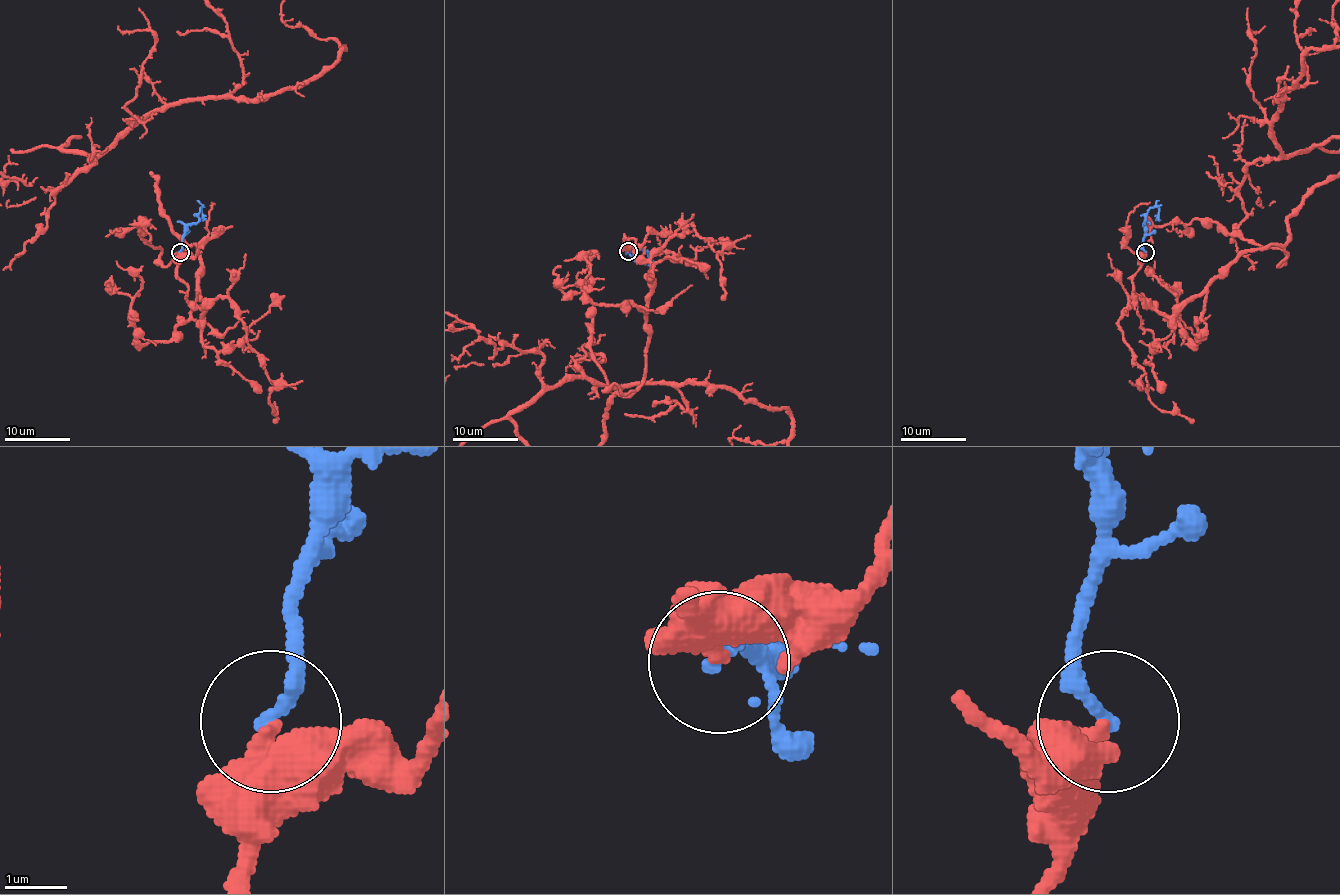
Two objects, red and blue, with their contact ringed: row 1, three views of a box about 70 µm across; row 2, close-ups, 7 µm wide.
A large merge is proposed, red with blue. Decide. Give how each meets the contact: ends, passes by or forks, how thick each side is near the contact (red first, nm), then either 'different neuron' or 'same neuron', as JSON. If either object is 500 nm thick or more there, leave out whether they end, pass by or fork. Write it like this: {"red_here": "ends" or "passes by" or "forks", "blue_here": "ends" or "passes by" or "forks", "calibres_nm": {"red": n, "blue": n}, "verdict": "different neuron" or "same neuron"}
{"red_here": "ends", "blue_here": "ends", "calibres_nm": {"red": 420, "blue": 240}, "verdict": "different neuron"}

